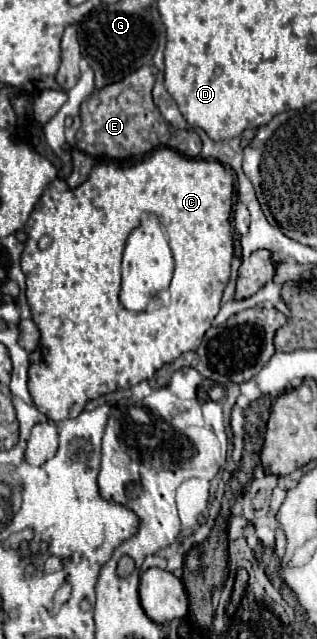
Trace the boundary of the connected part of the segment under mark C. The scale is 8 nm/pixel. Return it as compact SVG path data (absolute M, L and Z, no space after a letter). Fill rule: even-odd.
M158 148L154 152L150 152L148 156L142 158L144 162L132 162L132 164L116 164L116 162L104 162L104 164L98 164L92 168L90 172L90 178L78 186L76 190L70 190L68 184L60 178L56 178L44 192L44 196L40 198L38 206L34 208L34 212L30 214L28 222L26 222L26 234L28 234L28 240L26 240L26 246L24 246L24 252L22 252L22 272L26 274L26 296L28 296L28 302L30 302L30 308L32 308L32 318L34 322L38 324L40 328L40 334L42 334L42 340L40 340L40 346L48 348L48 356L46 358L40 358L40 350L34 350L30 360L32 360L32 368L30 368L30 394L32 394L32 400L36 404L36 408L46 414L50 420L58 422L58 420L68 420L68 418L74 418L82 412L82 408L86 406L86 402L102 396L102 394L110 394L114 390L120 390L120 388L130 388L142 380L150 380L154 376L154 372L158 368L162 368L162 364L168 364L172 360L176 360L178 356L182 356L184 352L190 352L194 348L198 348L198 344L202 342L202 336L204 332L210 328L214 316L218 314L220 310L220 298L222 298L222 290L226 286L226 282L230 280L230 260L232 260L232 254L234 254L234 248L232 248L232 224L230 224L230 214L232 214L232 196L234 196L234 174L230 170L226 170L218 160L202 160L202 158L186 158L170 148ZM142 212L154 212L156 216L162 218L164 226L166 226L166 232L170 234L170 248L172 248L172 254L174 254L174 262L176 262L176 270L174 270L174 278L172 278L172 298L170 298L170 304L168 306L162 306L162 308L156 308L156 310L146 310L146 312L140 312L140 314L134 314L134 312L126 312L118 300L118 284L120 284L120 264L122 264L122 244L126 244L126 236L130 234L130 228L136 228L138 226L138 220L140 220L140 214ZM48 234L52 236L52 246L40 250L38 248L38 240Z

